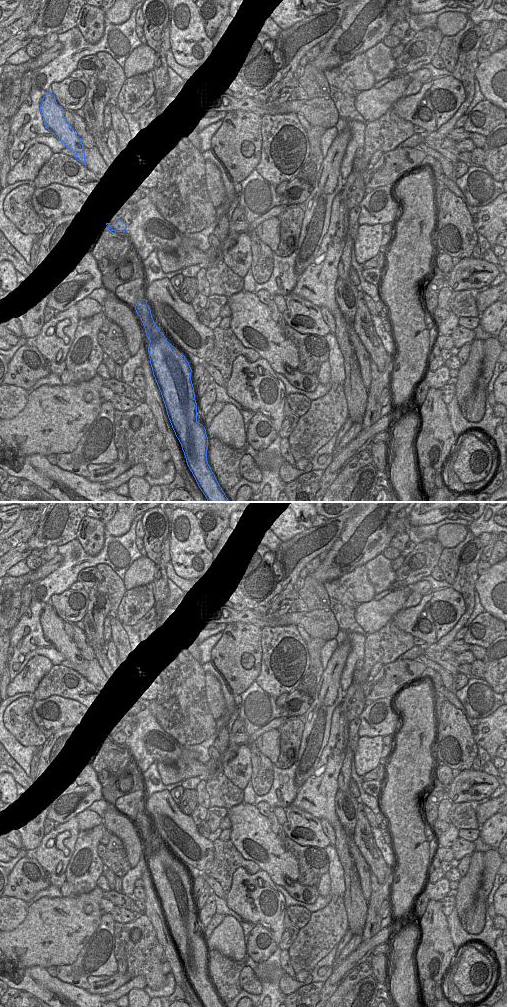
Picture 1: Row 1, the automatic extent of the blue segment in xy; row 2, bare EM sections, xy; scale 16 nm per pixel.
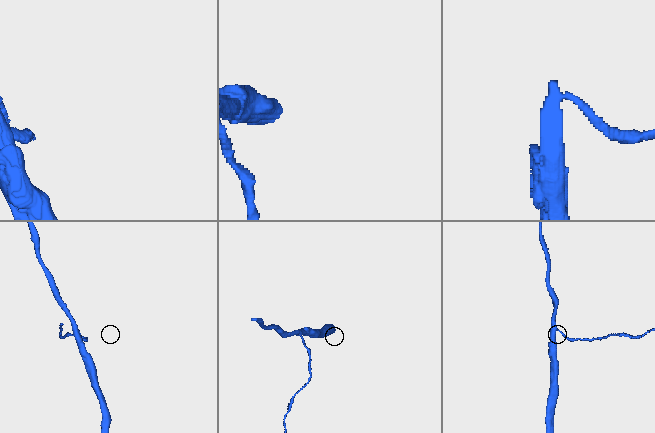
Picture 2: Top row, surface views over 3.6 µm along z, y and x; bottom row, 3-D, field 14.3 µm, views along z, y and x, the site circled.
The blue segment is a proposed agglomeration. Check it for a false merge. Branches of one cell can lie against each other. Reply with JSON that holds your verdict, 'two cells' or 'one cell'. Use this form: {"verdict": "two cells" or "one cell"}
{"verdict": "one cell"}

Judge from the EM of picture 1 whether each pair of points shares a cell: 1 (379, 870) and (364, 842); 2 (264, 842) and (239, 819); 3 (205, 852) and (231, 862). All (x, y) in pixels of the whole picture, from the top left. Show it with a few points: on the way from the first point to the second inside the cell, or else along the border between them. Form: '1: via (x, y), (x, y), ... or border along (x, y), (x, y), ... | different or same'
1: via (376, 863), (368, 849) | same
2: via (258, 838), (245, 825) | same
3: border along (213, 842), (213, 858), (201, 872) | different

